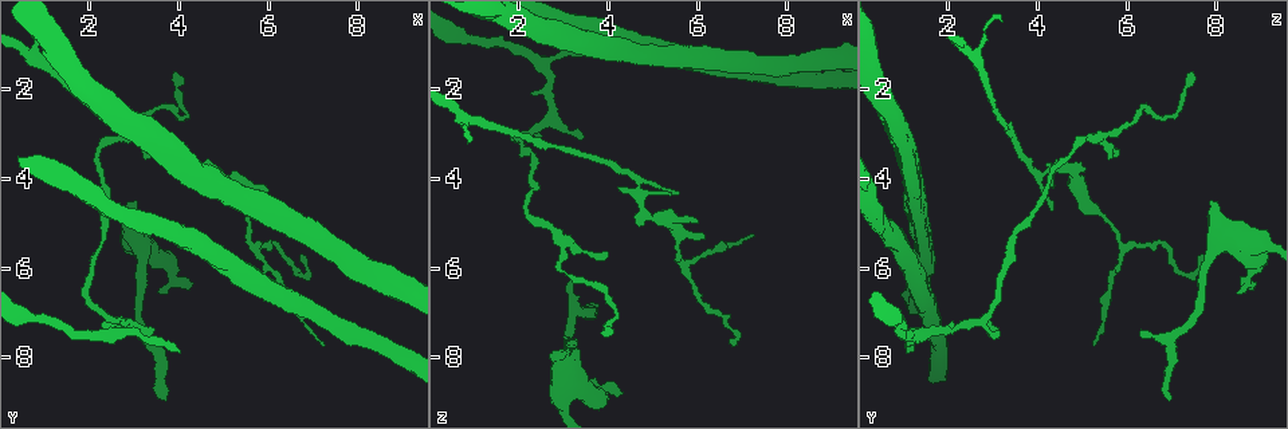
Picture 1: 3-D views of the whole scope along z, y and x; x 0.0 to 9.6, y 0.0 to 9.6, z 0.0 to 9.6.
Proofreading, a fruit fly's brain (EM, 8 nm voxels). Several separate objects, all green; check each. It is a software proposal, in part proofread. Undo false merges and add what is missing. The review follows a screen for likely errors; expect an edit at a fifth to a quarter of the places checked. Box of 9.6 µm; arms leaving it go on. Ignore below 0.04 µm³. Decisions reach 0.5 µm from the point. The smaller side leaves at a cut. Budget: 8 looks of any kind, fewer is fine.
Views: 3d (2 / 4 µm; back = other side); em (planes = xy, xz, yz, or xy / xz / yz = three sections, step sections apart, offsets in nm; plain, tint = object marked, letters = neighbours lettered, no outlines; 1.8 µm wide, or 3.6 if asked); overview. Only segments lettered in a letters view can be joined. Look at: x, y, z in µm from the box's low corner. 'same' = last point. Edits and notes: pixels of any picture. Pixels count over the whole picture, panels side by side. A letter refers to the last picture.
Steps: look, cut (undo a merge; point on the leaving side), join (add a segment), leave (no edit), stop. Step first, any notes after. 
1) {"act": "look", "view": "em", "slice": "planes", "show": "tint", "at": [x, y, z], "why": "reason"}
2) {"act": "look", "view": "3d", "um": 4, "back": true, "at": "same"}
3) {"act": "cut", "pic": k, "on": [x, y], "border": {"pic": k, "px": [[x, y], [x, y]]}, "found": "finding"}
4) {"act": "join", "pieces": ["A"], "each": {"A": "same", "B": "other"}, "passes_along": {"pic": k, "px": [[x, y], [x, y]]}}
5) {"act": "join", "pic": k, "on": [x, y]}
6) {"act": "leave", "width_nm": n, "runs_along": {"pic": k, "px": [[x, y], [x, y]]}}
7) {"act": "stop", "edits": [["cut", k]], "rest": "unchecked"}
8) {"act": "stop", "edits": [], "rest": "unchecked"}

{"act": "look", "view": "3d", "um": 2, "at": [3.70, 8.90, 6.95], "why": "branch stops here"}

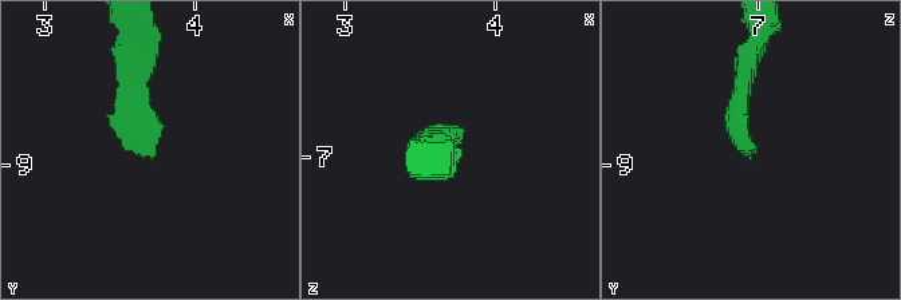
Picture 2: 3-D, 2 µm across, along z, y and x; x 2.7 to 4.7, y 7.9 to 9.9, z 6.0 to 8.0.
{"act": "look", "view": "em", "slice": "yz", "step": 16, "show": "tint", "at": [3.72, 8.90, 7.00]}

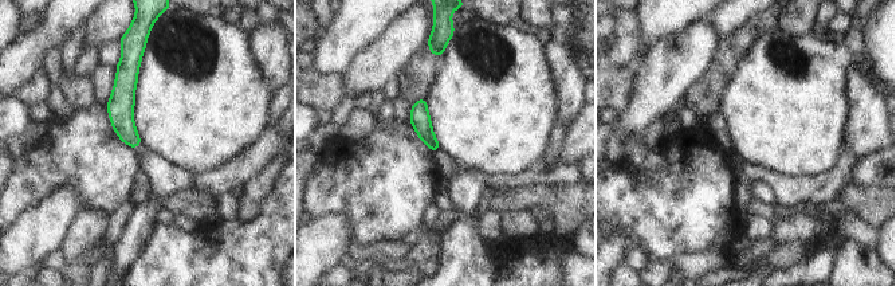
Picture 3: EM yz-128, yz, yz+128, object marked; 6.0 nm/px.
{"act": "look", "view": "em", "slice": "planes", "show": "letters", "at": "same", "why": "cut it another way"}

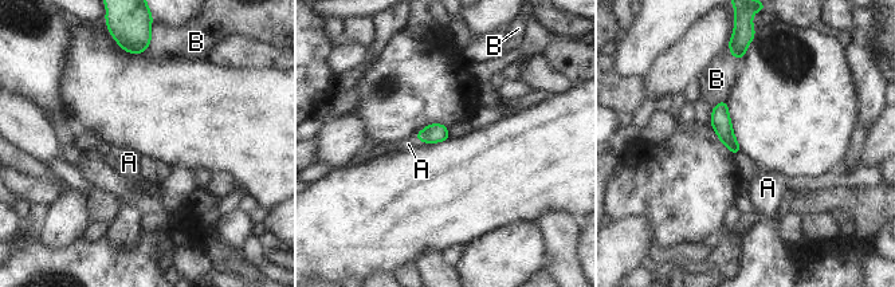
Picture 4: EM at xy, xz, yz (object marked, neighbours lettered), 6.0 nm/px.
{"act": "join", "pieces": ["A"], "each": {"A": "same", "B": "other"}, "found": "the cell continues"}

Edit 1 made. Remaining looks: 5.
{"act": "look", "view": "overview"}

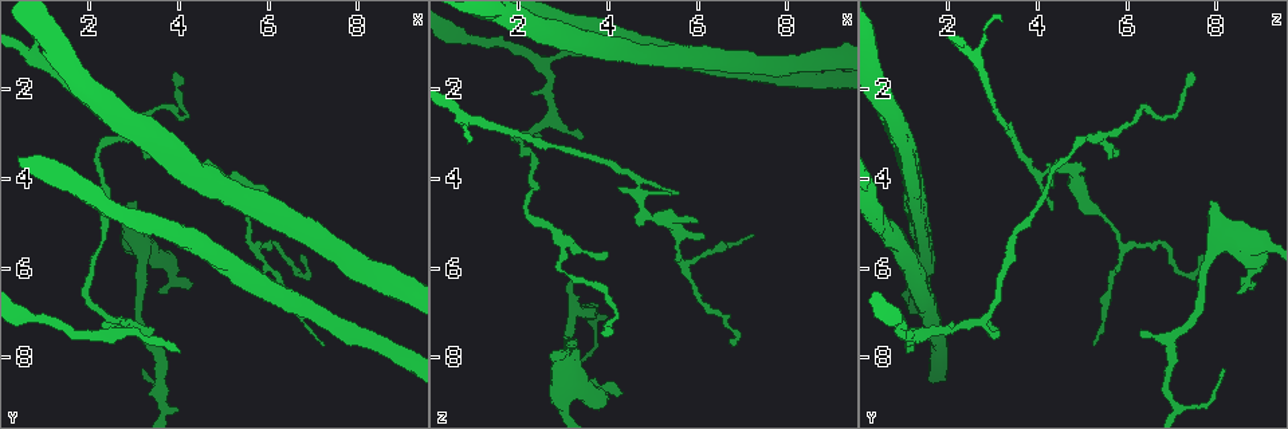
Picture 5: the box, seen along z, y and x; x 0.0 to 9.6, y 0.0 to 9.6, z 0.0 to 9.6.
{"act": "look", "view": "3d", "um": 4, "at": [6.05, 4.25, 4.95], "why": "branch stops here"}

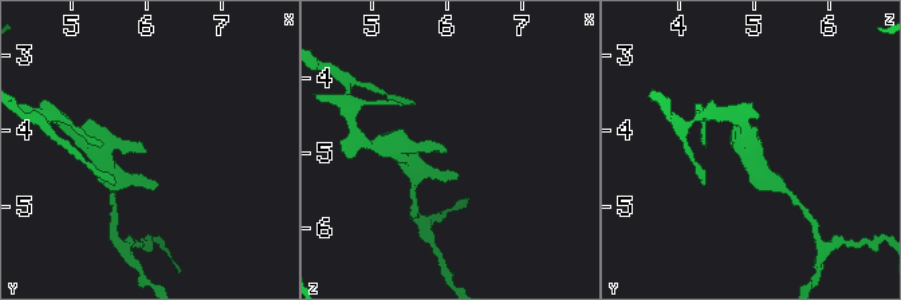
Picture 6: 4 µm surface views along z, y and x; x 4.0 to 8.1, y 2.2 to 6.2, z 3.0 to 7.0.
{"act": "look", "view": "em", "slice": "planes", "show": "letters", "at": [6.00, 4.25, 4.95], "why": "need the tissue"}

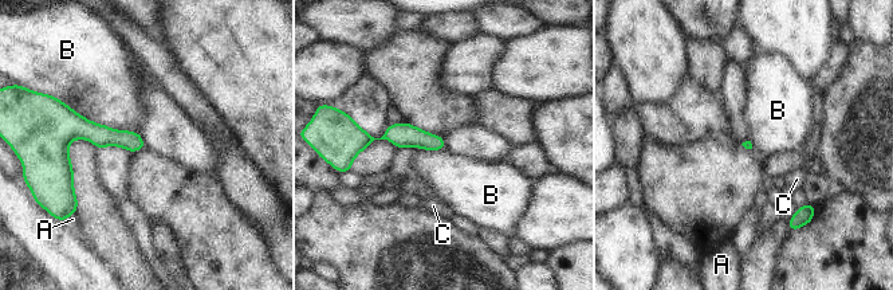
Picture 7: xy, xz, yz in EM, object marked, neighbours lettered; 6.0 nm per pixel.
{"act": "leave", "each": {"A": "other", "B": "other", "C": "other"}, "runs_along": {"pic": 7, "px": [[364, 136], [366, 138], [413, 136], [441, 145]]}, "found": "no lettered segment goes on from it"}

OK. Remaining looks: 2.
{"act": "look", "view": "em", "um": 3.6, "slice": "planes", "show": "letters", "at": [4.30, 6.35, 8.80], "why": "branch stops here"}

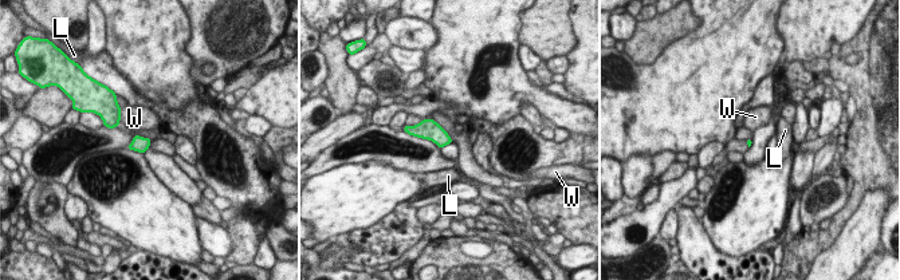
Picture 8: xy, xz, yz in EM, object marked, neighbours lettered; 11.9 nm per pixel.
{"act": "leave", "each": {"L": "other", "W": "other"}, "border": {"pic": 8, "px": [[121, 109], [118, 125]]}, "found": "no lettered segment goes on from it"}

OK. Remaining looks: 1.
{"act": "stop", "edits": [["join", 4]], "rest": "unchecked"}

